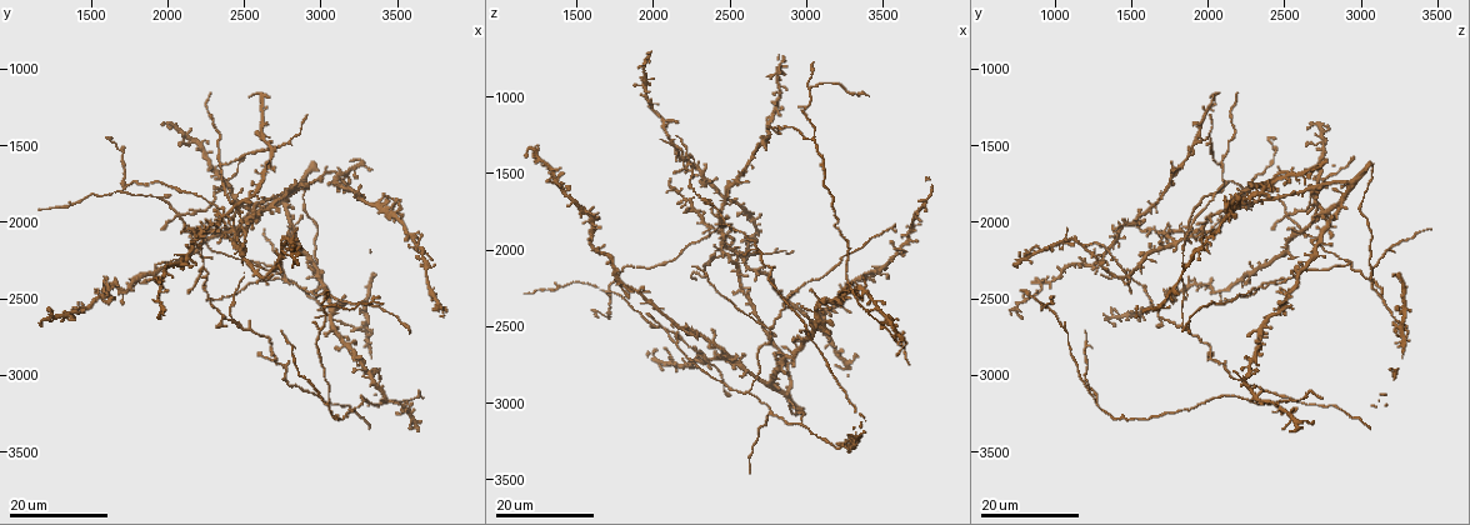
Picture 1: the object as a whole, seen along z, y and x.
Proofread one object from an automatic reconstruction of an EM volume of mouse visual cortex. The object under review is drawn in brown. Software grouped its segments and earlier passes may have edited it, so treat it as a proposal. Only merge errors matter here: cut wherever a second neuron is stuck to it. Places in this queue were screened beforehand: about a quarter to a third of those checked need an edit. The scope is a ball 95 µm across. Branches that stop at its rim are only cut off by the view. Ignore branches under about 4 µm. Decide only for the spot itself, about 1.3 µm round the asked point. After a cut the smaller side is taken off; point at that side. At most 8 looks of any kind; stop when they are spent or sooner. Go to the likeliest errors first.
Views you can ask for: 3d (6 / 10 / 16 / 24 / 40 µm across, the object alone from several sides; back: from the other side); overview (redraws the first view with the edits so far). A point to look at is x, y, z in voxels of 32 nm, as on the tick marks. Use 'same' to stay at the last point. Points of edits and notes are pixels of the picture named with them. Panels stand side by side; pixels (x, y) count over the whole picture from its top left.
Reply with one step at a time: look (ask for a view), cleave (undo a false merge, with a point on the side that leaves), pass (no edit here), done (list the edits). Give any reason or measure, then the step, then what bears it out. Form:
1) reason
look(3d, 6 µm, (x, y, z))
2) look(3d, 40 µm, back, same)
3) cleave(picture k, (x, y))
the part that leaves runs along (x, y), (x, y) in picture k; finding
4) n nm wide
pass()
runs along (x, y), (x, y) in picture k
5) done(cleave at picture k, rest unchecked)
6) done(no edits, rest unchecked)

arms part here
look(3d, 24 µm, (2600, 2280, 2920))

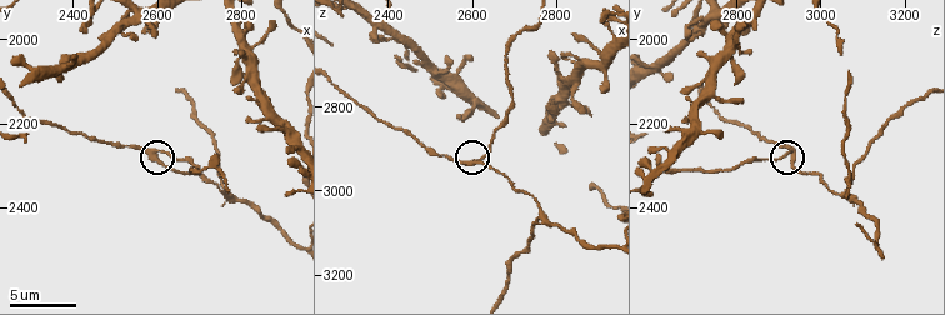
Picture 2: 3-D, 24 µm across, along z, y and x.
look(3d, 10 µm, (2595, 2260, 2925))

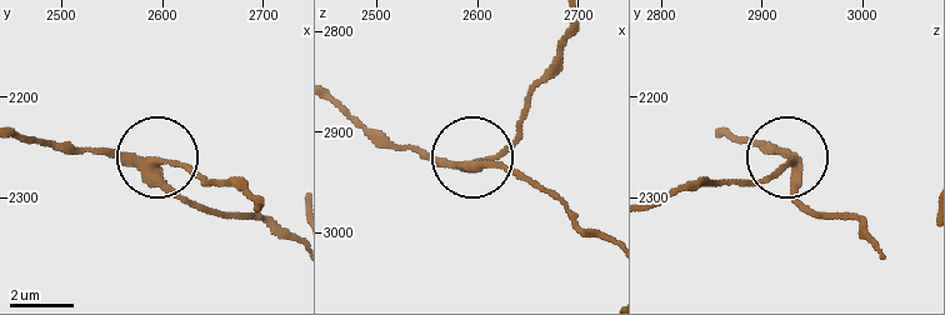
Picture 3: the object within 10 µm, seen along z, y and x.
side arm 5 µm
cleave(picture 3, (199, 173))
the part that leaves runs along (159, 163), (231, 179), (261, 204) in picture 3; a second neuron is stuck on

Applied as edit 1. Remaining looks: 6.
a fork
look(3d, 16 µm, (2980, 2500, 3140))

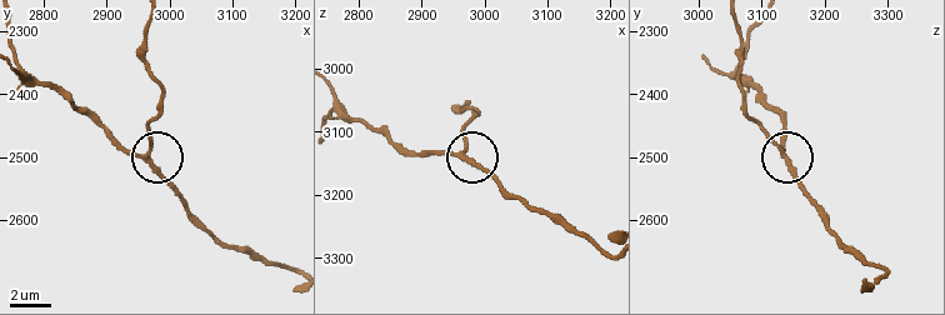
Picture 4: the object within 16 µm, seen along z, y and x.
look(3d, 10 µm, (2955, 2500, 3135))

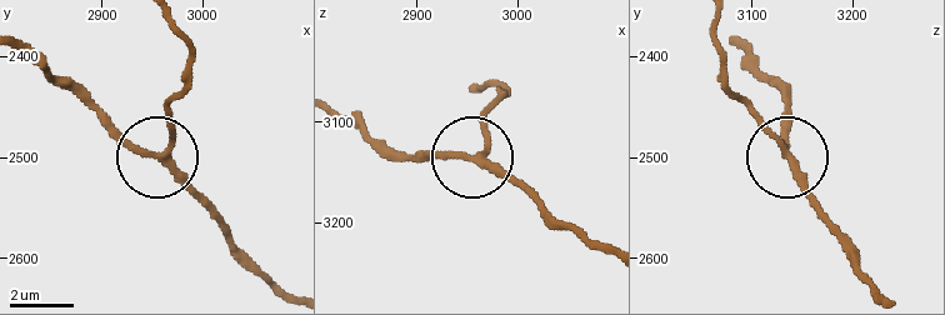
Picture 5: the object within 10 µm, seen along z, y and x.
3 arms
pass()
all the same neuron

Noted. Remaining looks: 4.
three-way junction
look(3d, 16 µm, (2460, 2680, 1840))

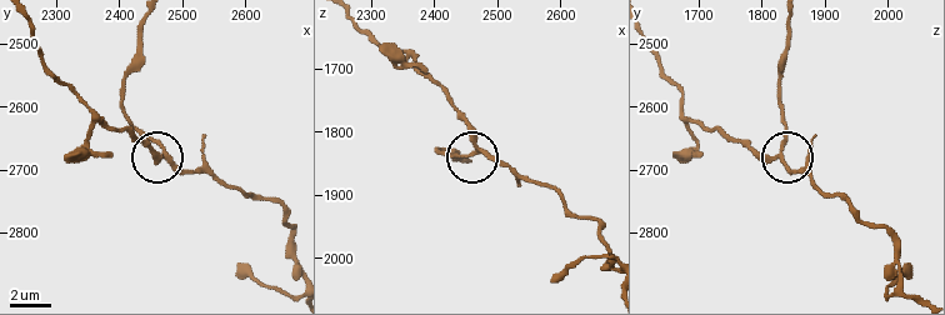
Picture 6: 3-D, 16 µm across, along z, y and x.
look(3d, 10 µm, (2465, 2680, 1815))

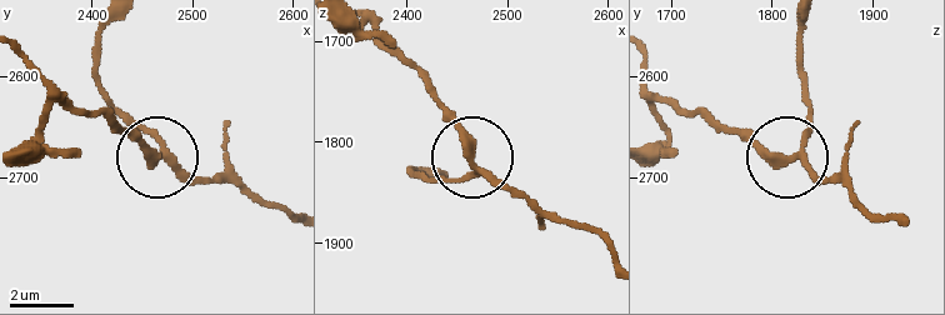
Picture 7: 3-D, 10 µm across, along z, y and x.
240 nm wide
pass()
runs along (805, 21), (808, 126), (789, 156), (811, 175), (846, 180) in picture 7; all the same neuron

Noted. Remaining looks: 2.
three-way junction
look(3d, 16 µm, (3020, 2560, 940))

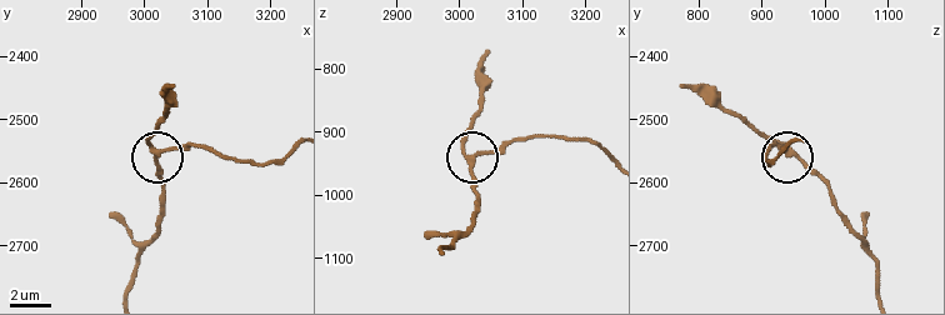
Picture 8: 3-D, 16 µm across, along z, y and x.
look(3d, 10 µm, (3015, 2550, 945))

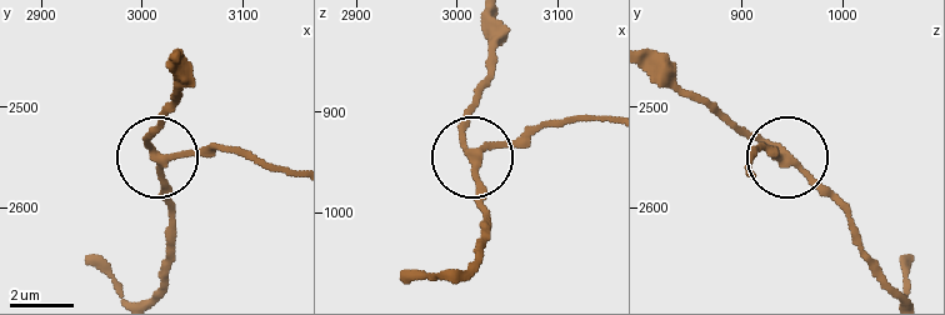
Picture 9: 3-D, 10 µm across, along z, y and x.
side arm 7 µm
pass()
runs along (454, 281), (483, 233), (483, 193), (466, 136), (475, 90) in picture 9; all the same neuron

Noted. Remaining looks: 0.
done(cleave at picture 3, rest unchecked)

